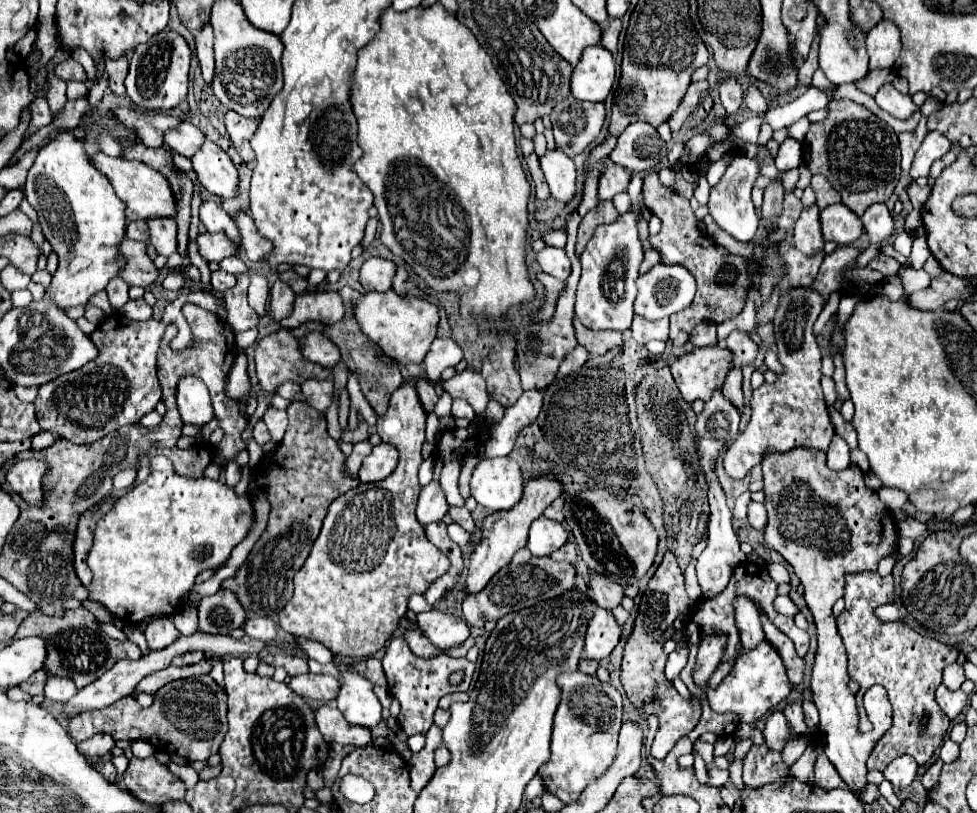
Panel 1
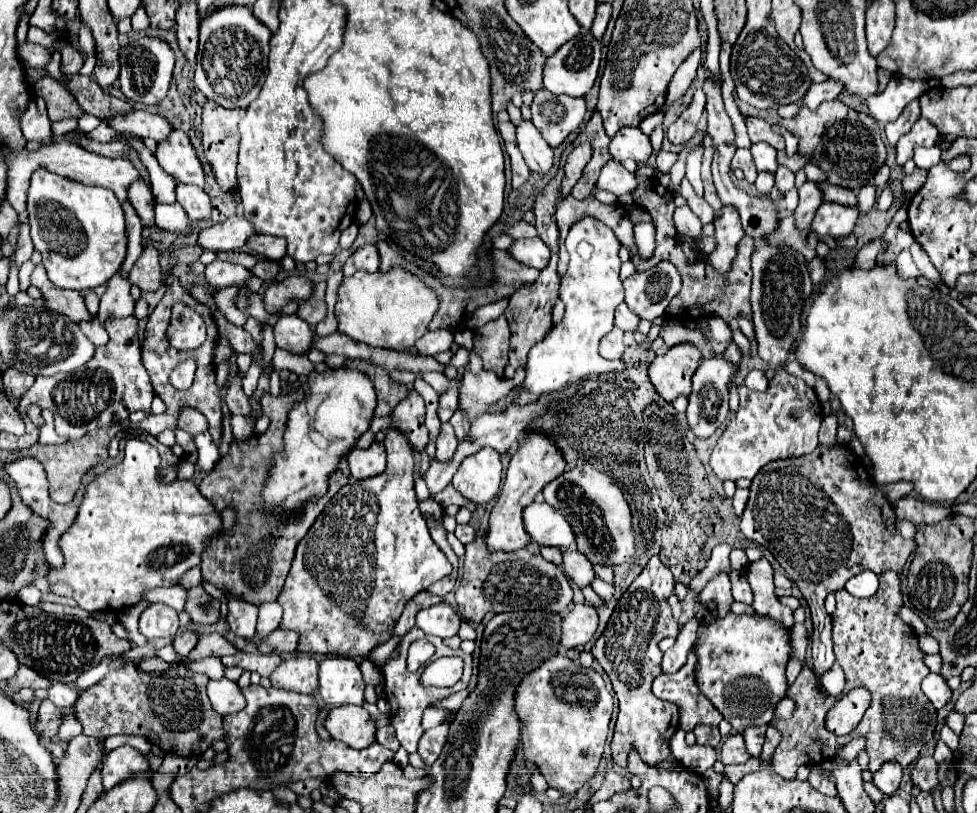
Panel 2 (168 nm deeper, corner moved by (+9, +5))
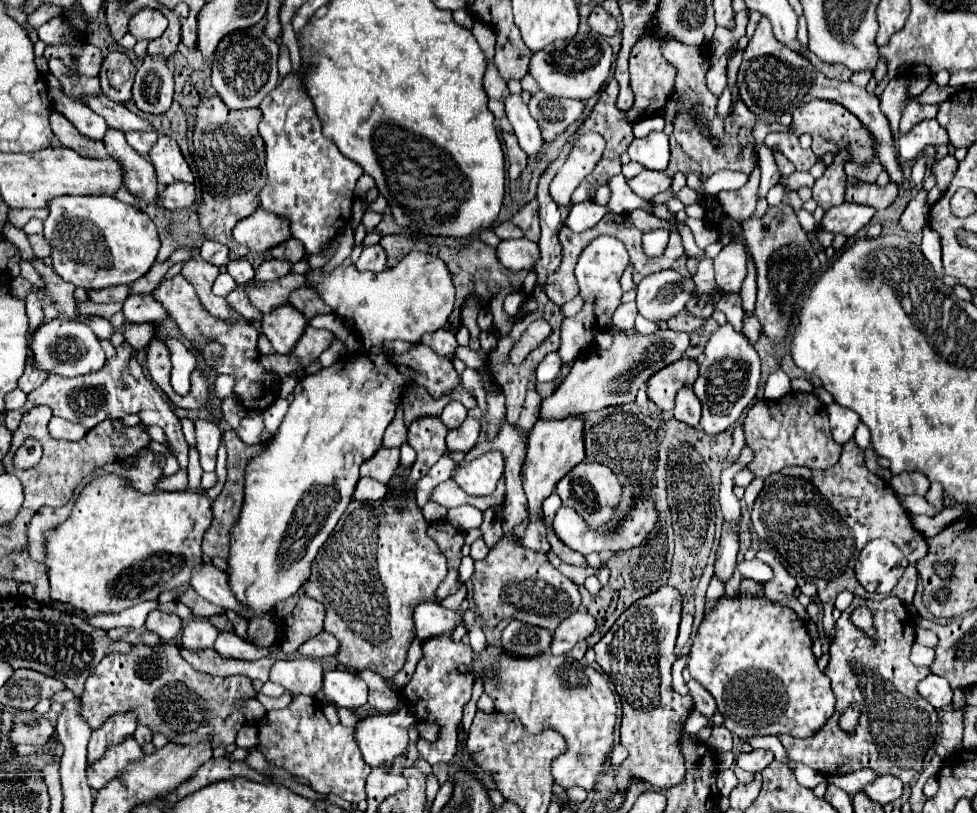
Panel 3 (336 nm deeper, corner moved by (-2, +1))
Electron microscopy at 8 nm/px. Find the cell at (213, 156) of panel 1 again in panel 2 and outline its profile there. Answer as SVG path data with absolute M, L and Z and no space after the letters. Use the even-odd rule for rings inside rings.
M173 130L165 140L157 142L155 158L159 166L175 180L185 184L195 184L199 188L203 186L205 174L185 132Z

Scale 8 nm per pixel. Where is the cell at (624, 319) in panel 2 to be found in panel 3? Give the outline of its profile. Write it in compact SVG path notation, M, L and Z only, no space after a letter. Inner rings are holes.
M636 302L622 304L622 306L614 312L614 324L616 324L620 330L630 330L630 328L634 328L636 316L638 316Z

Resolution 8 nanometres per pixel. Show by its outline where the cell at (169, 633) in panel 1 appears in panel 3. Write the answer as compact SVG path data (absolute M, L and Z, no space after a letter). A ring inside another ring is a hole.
M152 610L144 624L150 632L158 634L164 642L172 642L182 632L182 620L176 614L168 614L162 610Z

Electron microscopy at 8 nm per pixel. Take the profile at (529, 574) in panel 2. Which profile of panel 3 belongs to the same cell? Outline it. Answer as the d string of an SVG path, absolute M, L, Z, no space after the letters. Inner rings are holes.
M502 536L496 546L490 548L484 560L476 560L474 574L470 580L474 586L472 598L476 610L480 614L480 620L488 628L494 628L502 618L516 618L554 632L560 620L564 620L564 616L570 616L580 608L578 586L566 576L562 576L548 562L546 554L526 550L520 540L512 536ZM502 604L514 608L514 614L504 612Z

